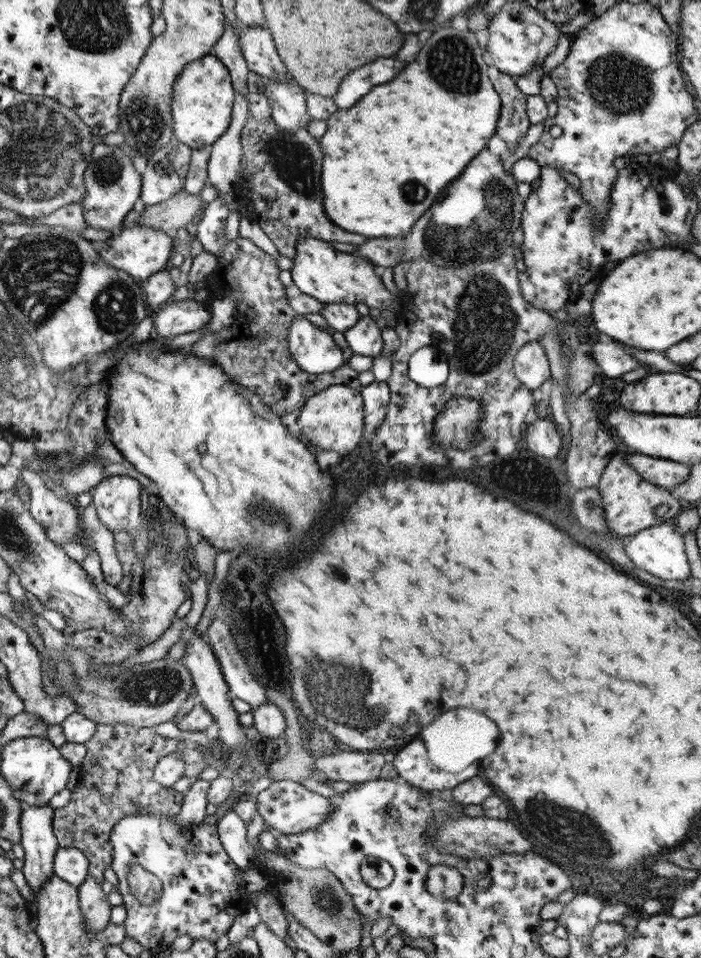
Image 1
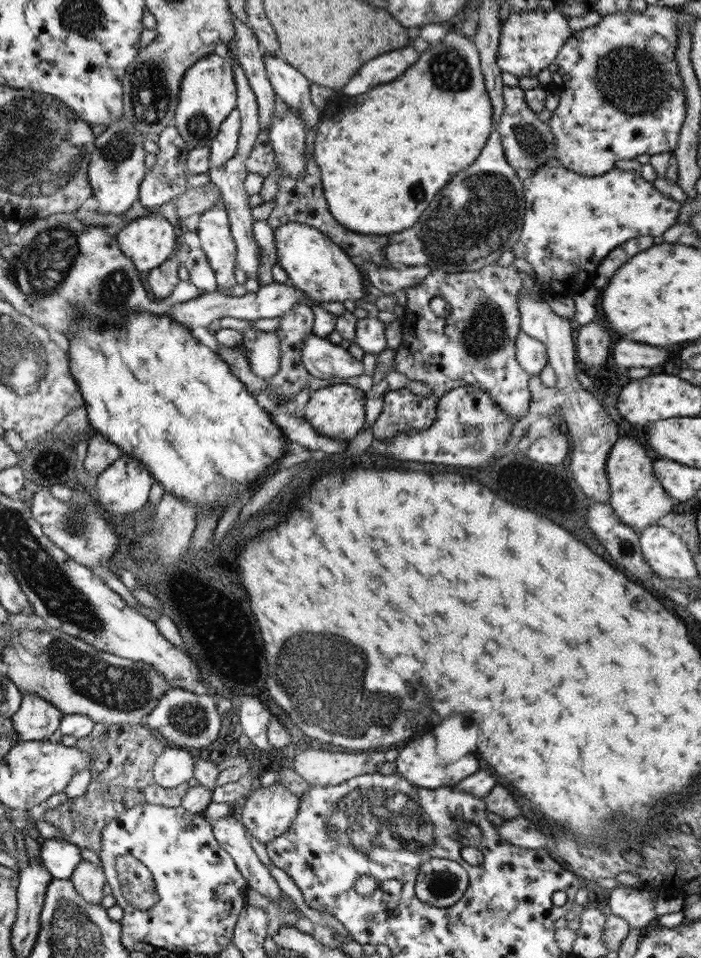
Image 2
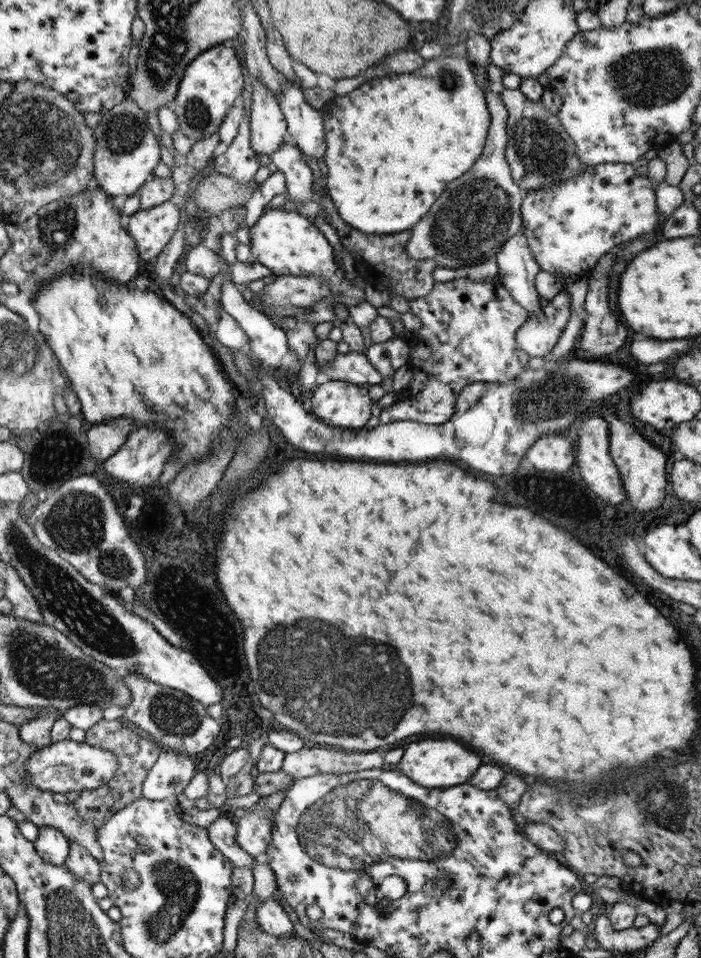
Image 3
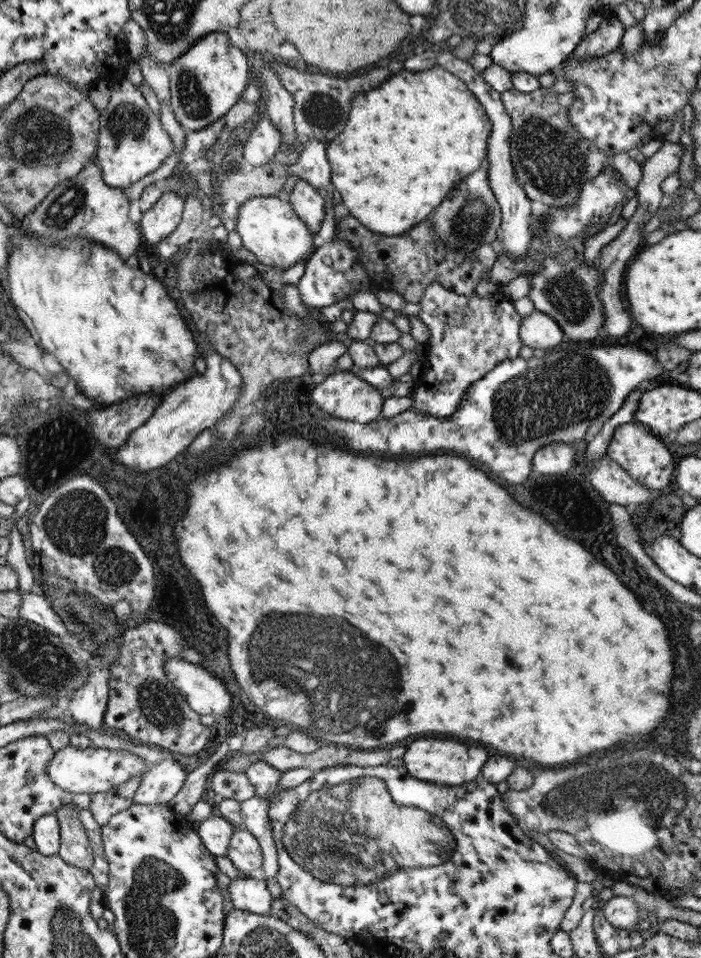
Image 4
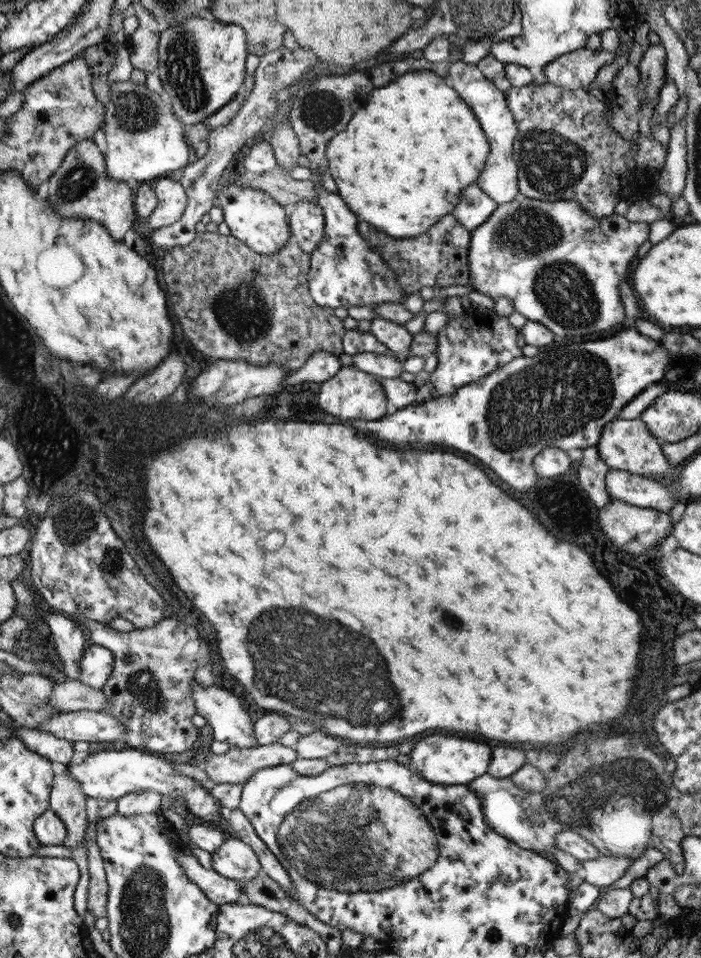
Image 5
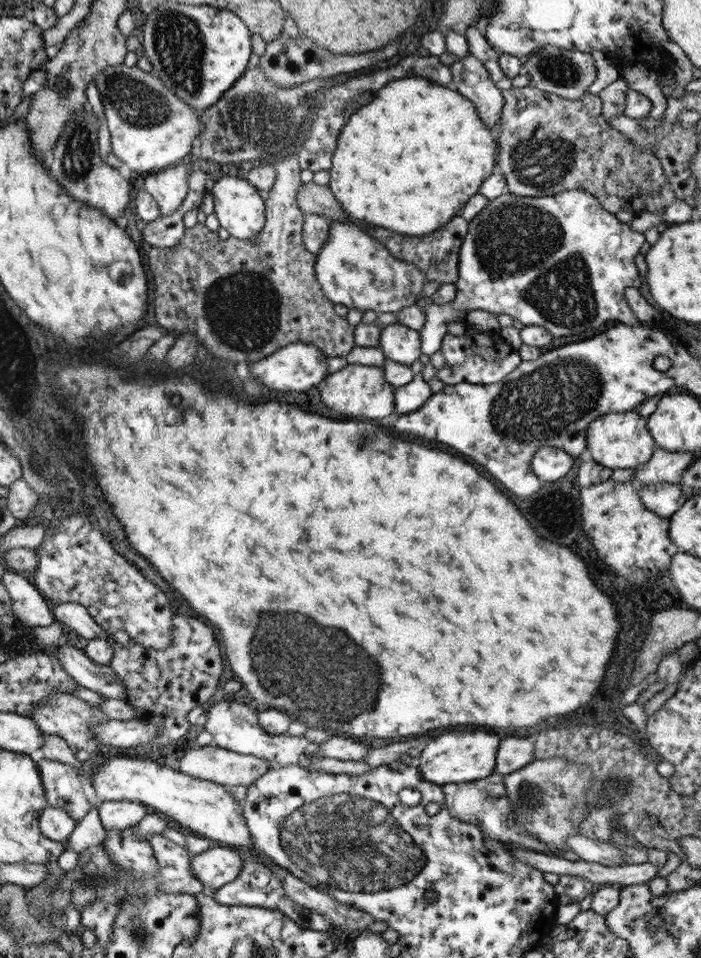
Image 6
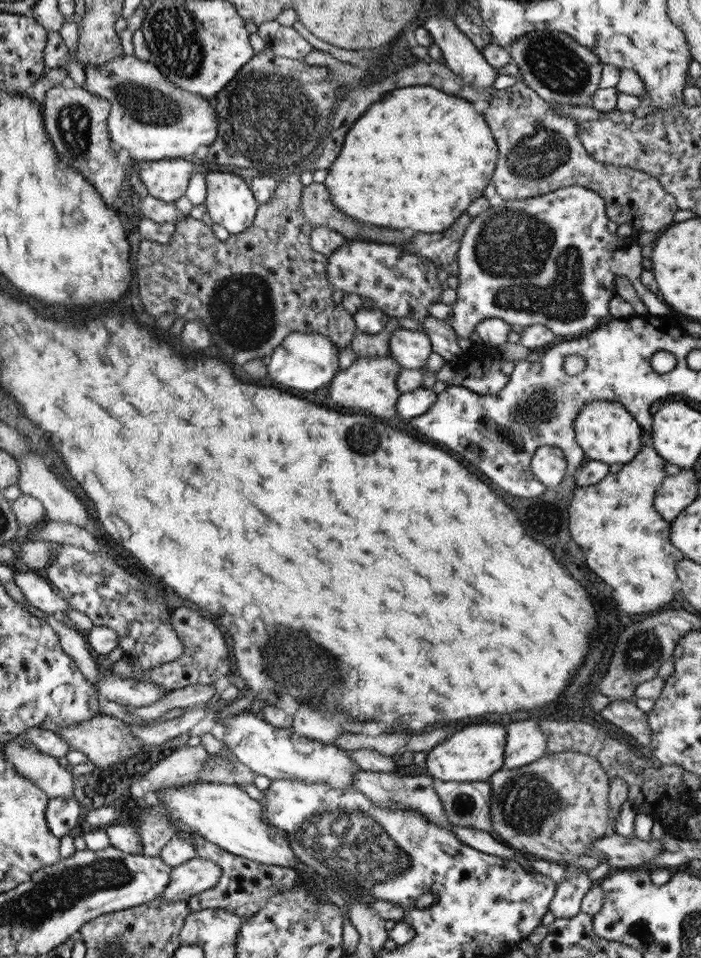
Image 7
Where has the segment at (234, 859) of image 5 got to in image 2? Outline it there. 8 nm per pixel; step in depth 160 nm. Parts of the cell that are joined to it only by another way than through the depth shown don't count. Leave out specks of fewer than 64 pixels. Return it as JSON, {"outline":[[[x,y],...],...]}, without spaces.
{"outline":[[[276,783],[265,787],[255,785],[241,808],[240,823],[248,836],[265,845],[288,829],[298,811],[299,804],[300,793],[295,794],[284,786],[279,786]]]}

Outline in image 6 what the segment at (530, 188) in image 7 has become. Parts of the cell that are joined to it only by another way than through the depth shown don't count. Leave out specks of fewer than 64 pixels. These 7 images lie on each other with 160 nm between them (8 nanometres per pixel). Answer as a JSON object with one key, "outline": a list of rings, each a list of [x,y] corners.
{"outline":[[[531,84],[523,86],[523,88],[509,88],[508,90],[501,91],[501,95],[503,96],[503,106],[501,106],[501,116],[499,116],[499,124],[496,127],[496,130],[498,130],[496,143],[499,143],[499,146],[497,147],[495,166],[498,167],[504,176],[507,193],[525,197],[544,197],[553,196],[571,189],[581,189],[586,193],[592,194],[598,200],[599,206],[610,212],[610,214],[615,215],[619,210],[627,210],[633,217],[641,212],[651,212],[661,216],[665,208],[674,200],[674,192],[669,188],[659,160],[648,151],[644,153],[639,152],[627,137],[614,128],[609,127],[609,124],[602,116],[601,101],[596,95],[584,93],[581,94],[580,98],[567,100],[555,94],[542,92],[532,87]]]}

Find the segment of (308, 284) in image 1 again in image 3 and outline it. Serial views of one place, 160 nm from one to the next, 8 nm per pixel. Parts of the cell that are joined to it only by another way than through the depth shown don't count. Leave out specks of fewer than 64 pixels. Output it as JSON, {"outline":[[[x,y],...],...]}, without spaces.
{"outline":[[[264,207],[257,222],[248,228],[248,235],[251,259],[263,264],[275,275],[321,275],[329,285],[330,294],[333,293],[345,307],[355,306],[364,300],[363,289],[352,286],[335,265],[332,248],[325,237],[297,212],[289,212],[283,207]]]}

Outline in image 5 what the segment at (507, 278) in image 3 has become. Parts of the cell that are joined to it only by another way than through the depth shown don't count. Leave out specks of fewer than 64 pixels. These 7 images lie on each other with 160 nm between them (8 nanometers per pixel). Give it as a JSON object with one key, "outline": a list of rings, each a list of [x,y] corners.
{"outline":[[[461,60],[449,65],[447,82],[471,108],[475,119],[481,124],[481,130],[485,133],[487,142],[489,142],[489,156],[487,156],[483,172],[477,178],[476,185],[497,205],[513,200],[518,193],[517,169],[512,159],[512,143],[516,135],[516,125],[507,109],[504,94],[480,74],[476,65],[467,64]]]}

